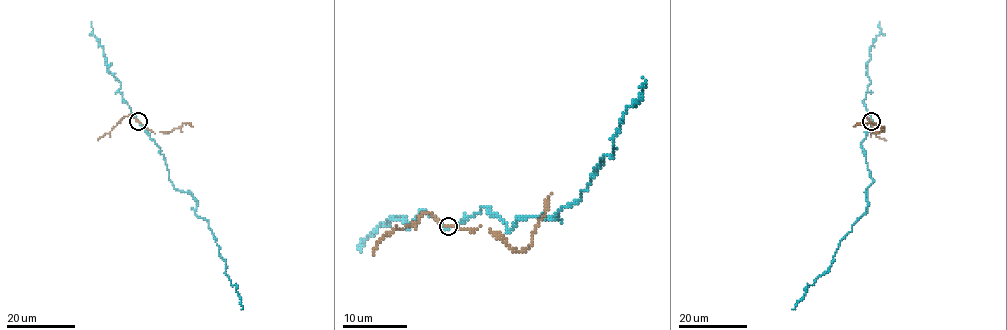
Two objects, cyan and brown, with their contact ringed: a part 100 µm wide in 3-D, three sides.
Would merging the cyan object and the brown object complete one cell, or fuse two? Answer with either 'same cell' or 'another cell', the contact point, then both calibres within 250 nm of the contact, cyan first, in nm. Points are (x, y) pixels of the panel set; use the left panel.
another cell; place (138, 121); calibres 200 and 280 nm

